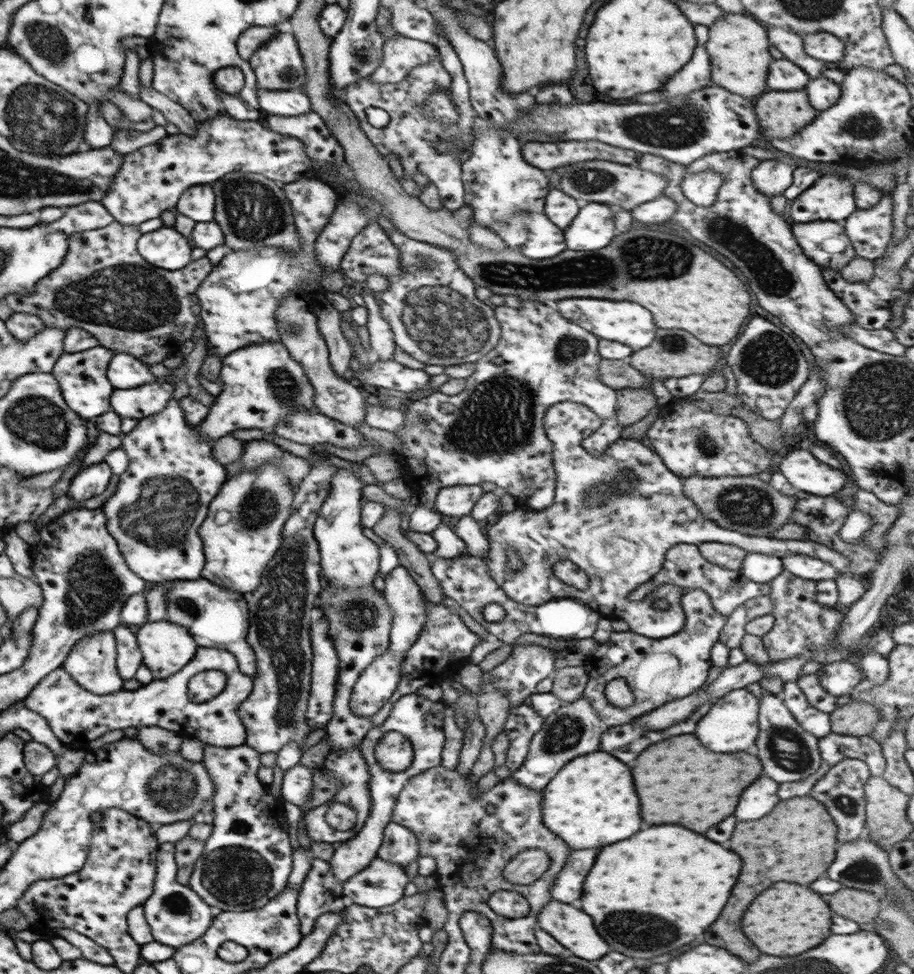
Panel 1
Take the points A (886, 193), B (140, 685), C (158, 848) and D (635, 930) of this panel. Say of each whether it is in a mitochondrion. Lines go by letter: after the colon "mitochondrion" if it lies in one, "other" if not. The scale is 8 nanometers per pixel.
A: other
B: other
C: other
D: mitochondrion

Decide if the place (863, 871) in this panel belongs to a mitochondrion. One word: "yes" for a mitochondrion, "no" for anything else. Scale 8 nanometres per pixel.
yes

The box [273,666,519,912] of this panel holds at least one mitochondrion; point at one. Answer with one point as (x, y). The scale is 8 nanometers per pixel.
(335, 811)

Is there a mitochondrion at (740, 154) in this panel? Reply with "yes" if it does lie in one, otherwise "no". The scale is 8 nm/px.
no

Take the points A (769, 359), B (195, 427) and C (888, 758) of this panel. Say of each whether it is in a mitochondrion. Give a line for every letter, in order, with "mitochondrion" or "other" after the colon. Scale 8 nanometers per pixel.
A: mitochondrion
B: other
C: other

